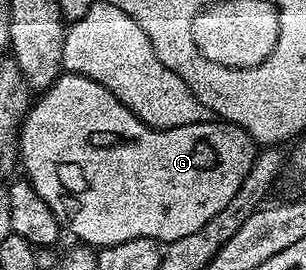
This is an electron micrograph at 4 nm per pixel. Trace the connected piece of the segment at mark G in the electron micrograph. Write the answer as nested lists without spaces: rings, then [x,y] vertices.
[[[64,71],[50,88],[43,90],[33,100],[24,124],[20,127],[18,161],[22,169],[24,165],[25,173],[23,174],[26,179],[31,182],[34,191],[43,199],[46,207],[50,207],[50,211],[56,216],[56,220],[60,222],[61,226],[67,232],[69,229],[80,240],[77,242],[88,247],[105,249],[111,245],[126,243],[130,239],[139,237],[149,237],[150,240],[157,243],[171,243],[186,235],[194,235],[194,231],[206,227],[206,223],[210,223],[210,219],[214,219],[214,215],[218,215],[218,211],[222,211],[222,207],[226,207],[226,203],[230,203],[230,199],[234,199],[234,195],[238,195],[238,187],[242,187],[242,183],[248,177],[257,152],[258,146],[252,140],[251,135],[242,127],[230,124],[229,121],[213,119],[202,123],[190,123],[186,127],[152,129],[146,123],[142,123],[142,119],[138,119],[138,115],[134,115],[134,111],[130,111],[130,107],[126,107],[113,93],[106,91],[106,87],[102,87],[102,83],[94,83],[94,79]]]

